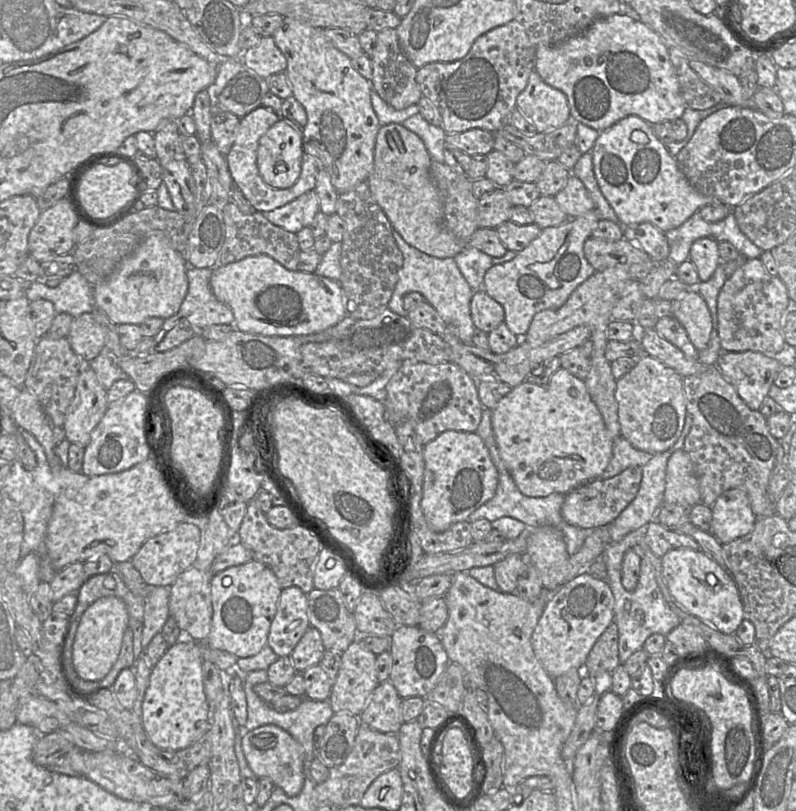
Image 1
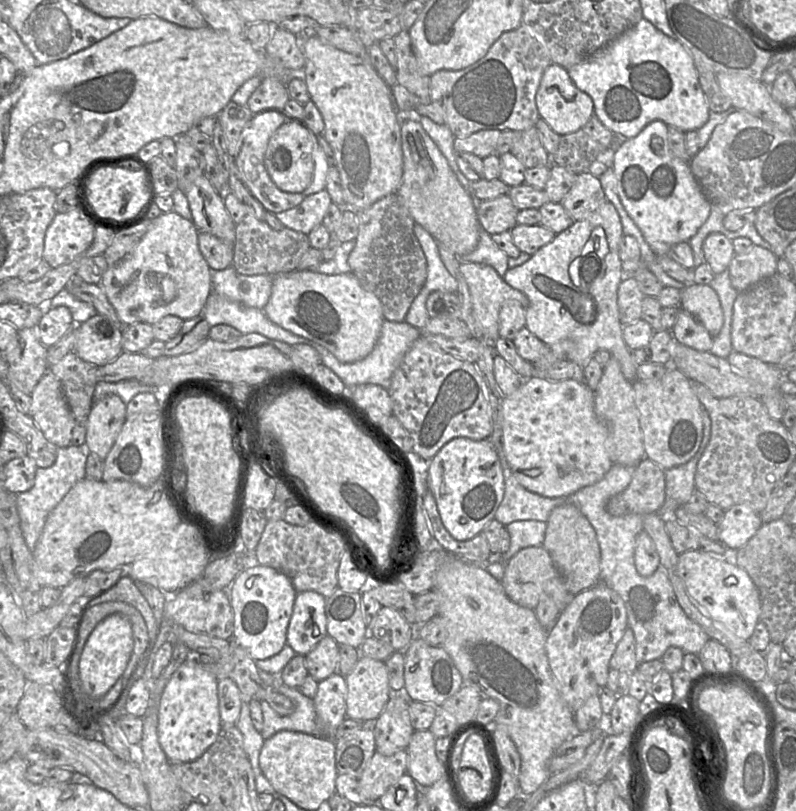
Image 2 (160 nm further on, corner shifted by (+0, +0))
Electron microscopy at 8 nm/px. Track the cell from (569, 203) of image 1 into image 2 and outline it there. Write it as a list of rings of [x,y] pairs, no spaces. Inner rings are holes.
[[[589,174],[576,175],[575,182],[560,204],[573,218],[581,220],[607,201],[599,178]]]

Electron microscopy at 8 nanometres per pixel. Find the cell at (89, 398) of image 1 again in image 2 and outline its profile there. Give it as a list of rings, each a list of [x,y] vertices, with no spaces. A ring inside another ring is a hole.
[[[117,395],[96,401],[85,422],[86,441],[92,453],[104,460],[127,418],[126,404]]]

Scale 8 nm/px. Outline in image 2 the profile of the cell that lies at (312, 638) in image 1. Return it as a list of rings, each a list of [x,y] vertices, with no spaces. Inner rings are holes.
[[[329,635],[323,637],[305,657],[308,674],[317,681],[322,681],[338,673],[338,643]]]

